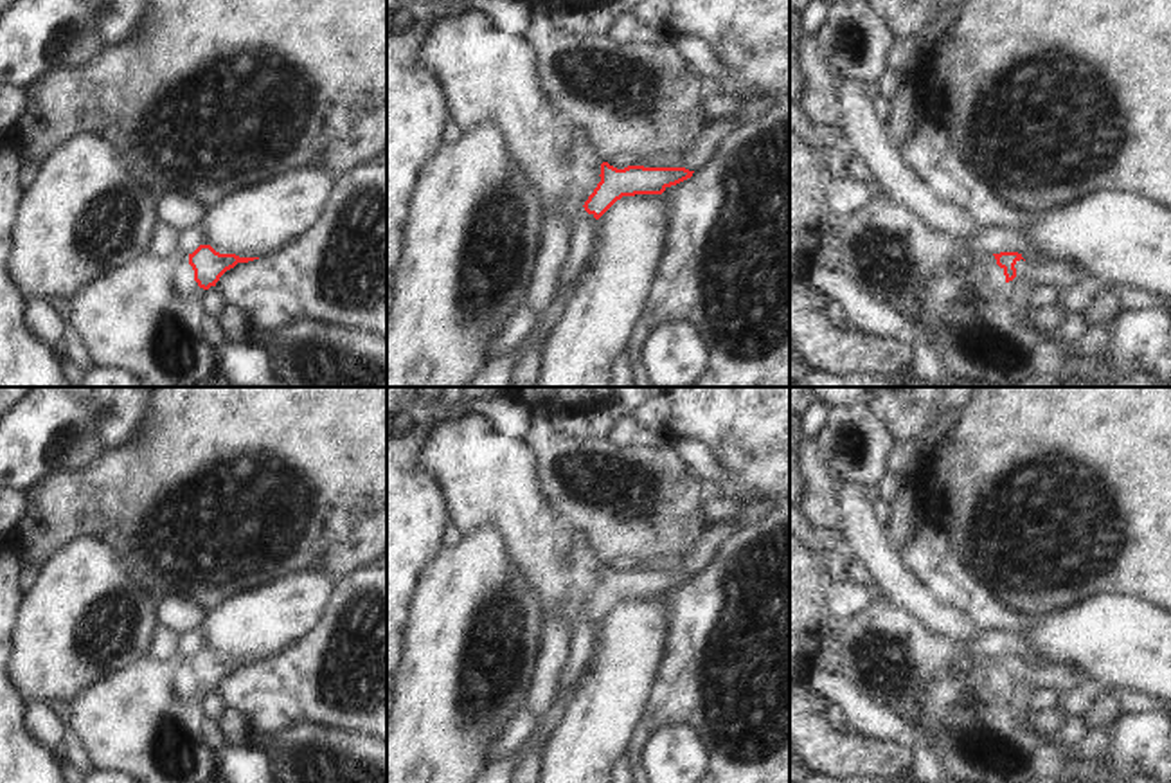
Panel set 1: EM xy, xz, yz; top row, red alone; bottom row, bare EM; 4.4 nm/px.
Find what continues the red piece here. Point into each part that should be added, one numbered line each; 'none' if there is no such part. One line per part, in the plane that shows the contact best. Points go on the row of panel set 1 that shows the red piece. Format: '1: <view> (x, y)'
1: yz (984, 341)

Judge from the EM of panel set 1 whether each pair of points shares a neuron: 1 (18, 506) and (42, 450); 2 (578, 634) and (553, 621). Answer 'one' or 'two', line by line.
1: two
2: two

